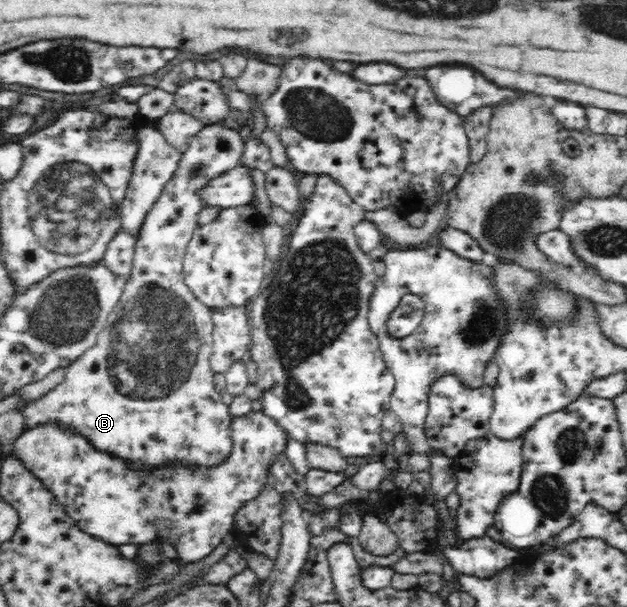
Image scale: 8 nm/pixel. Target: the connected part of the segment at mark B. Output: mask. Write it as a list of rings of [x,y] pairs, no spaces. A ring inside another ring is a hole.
[[[213,124],[204,126],[204,128],[191,138],[187,146],[187,150],[181,154],[181,158],[175,169],[175,174],[165,182],[161,196],[156,198],[155,204],[152,206],[149,213],[141,226],[141,232],[136,237],[136,250],[134,253],[133,270],[129,280],[122,284],[122,294],[120,301],[115,306],[110,316],[110,324],[108,327],[100,330],[95,344],[87,349],[73,364],[65,368],[65,378],[47,392],[43,397],[29,403],[21,410],[24,416],[24,426],[27,429],[37,428],[37,426],[47,426],[47,424],[56,424],[60,428],[64,428],[72,434],[78,434],[84,438],[89,445],[103,454],[109,454],[113,458],[122,460],[126,466],[133,468],[133,470],[142,470],[142,472],[149,472],[150,476],[155,474],[155,470],[159,468],[167,468],[169,466],[192,466],[192,468],[211,469],[219,464],[223,464],[231,456],[233,450],[233,437],[231,437],[231,424],[233,423],[233,416],[230,413],[229,407],[225,405],[221,396],[215,392],[215,385],[213,382],[214,372],[210,368],[210,356],[214,345],[213,337],[213,317],[212,309],[205,306],[200,300],[195,298],[195,295],[188,289],[188,286],[183,280],[182,264],[187,252],[187,243],[191,240],[195,229],[199,223],[199,212],[206,207],[205,199],[203,199],[203,191],[205,191],[212,181],[220,178],[223,174],[230,172],[233,168],[237,168],[241,164],[241,159],[244,154],[244,134],[231,130],[221,124]]]

